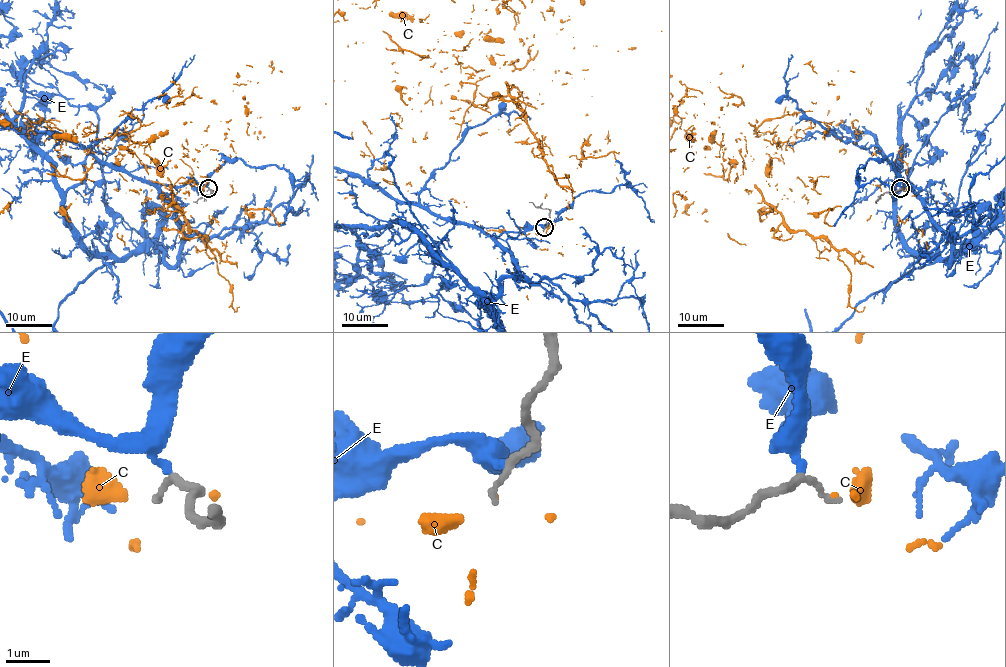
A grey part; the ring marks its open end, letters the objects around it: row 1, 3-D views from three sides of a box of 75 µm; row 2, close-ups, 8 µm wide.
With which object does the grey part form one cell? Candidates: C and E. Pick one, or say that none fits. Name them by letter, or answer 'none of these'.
E

